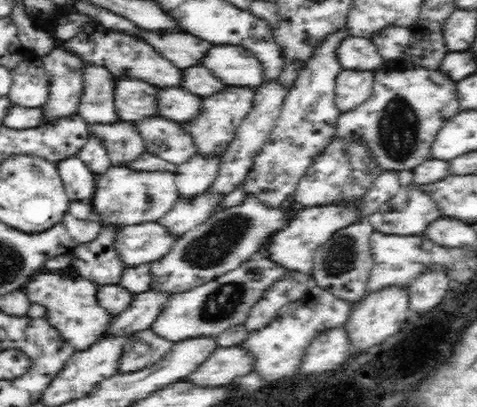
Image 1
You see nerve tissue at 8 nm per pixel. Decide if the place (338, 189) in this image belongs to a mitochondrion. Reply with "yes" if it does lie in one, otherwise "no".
no

